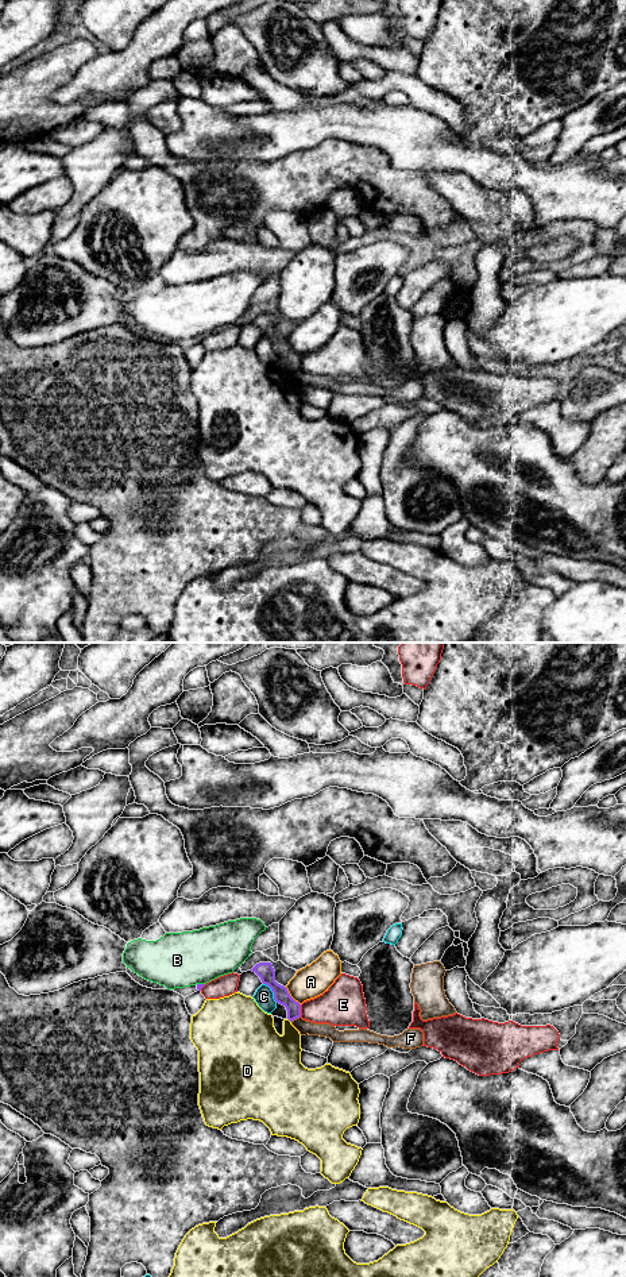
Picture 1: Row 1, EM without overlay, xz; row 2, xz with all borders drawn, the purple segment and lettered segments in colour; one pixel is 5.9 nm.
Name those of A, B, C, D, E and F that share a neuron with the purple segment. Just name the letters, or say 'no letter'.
no letter

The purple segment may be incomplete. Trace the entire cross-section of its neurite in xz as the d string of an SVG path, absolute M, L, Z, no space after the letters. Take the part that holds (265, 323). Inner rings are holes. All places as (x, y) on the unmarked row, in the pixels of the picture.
M259 315L251 323L271 340L275 354L286 359L290 374L301 369L301 356L290 348L286 339L275 333L275 323L271 315Z

